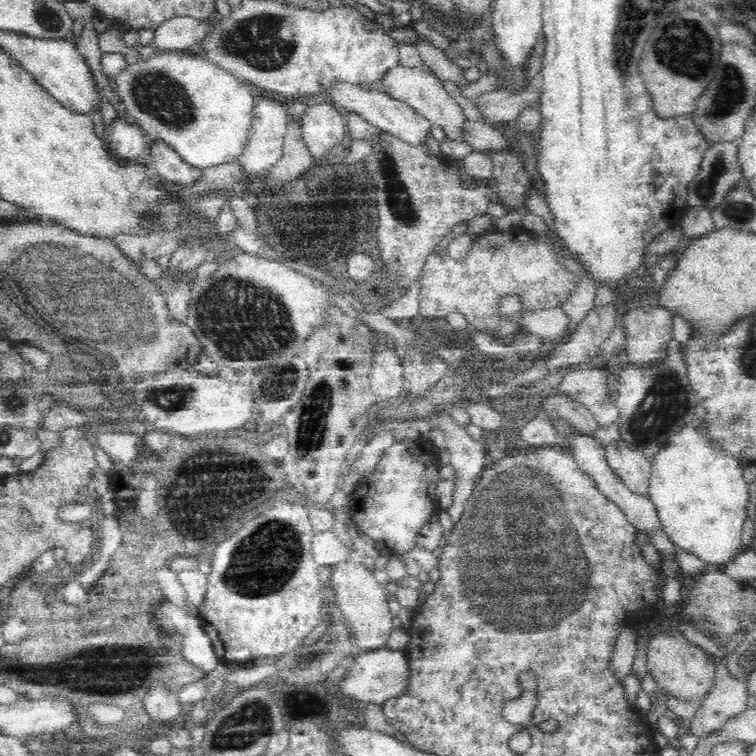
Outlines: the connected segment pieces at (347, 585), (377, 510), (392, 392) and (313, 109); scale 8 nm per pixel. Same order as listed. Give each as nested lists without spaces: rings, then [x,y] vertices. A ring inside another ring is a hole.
[[[359,558],[349,559],[332,566],[331,580],[336,589],[337,605],[353,628],[356,646],[363,651],[385,648],[393,629],[393,615],[388,607],[390,595],[388,590],[376,581],[373,571]]]
[[[426,437],[401,438],[382,452],[370,476],[347,496],[351,520],[361,534],[376,542],[381,553],[393,556],[408,553],[417,546],[422,527],[434,512],[440,472],[436,449]]]
[[[380,348],[374,355],[369,382],[373,394],[379,399],[403,395],[404,378],[400,356],[392,348]]]
[[[330,104],[308,106],[300,120],[300,140],[313,158],[332,153],[346,136],[345,118]]]

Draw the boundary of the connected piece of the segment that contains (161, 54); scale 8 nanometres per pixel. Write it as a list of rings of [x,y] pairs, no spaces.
[[[162,49],[150,54],[143,60],[140,56],[134,64],[127,64],[114,80],[120,101],[126,107],[126,116],[138,124],[150,141],[166,143],[188,163],[201,168],[218,166],[236,161],[240,150],[244,148],[248,126],[252,122],[255,108],[254,96],[250,94],[247,83],[238,76],[228,72],[206,57],[190,55],[189,50]]]

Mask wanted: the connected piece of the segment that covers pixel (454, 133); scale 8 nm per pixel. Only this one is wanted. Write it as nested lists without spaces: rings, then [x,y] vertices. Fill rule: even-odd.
[[[399,64],[388,71],[380,81],[385,92],[391,97],[406,102],[416,113],[425,116],[431,124],[438,124],[444,129],[444,134],[452,141],[464,141],[466,117],[456,100],[444,89],[439,79],[428,67],[404,67]]]

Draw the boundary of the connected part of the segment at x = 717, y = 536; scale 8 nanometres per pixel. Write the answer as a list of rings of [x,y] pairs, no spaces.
[[[687,424],[678,436],[672,436],[670,444],[652,458],[651,477],[648,484],[648,498],[652,501],[662,525],[680,550],[696,555],[700,562],[711,568],[722,568],[732,562],[743,550],[741,545],[742,528],[746,526],[746,506],[748,506],[748,484],[744,479],[742,462],[734,456],[728,456],[709,443],[706,430]]]

